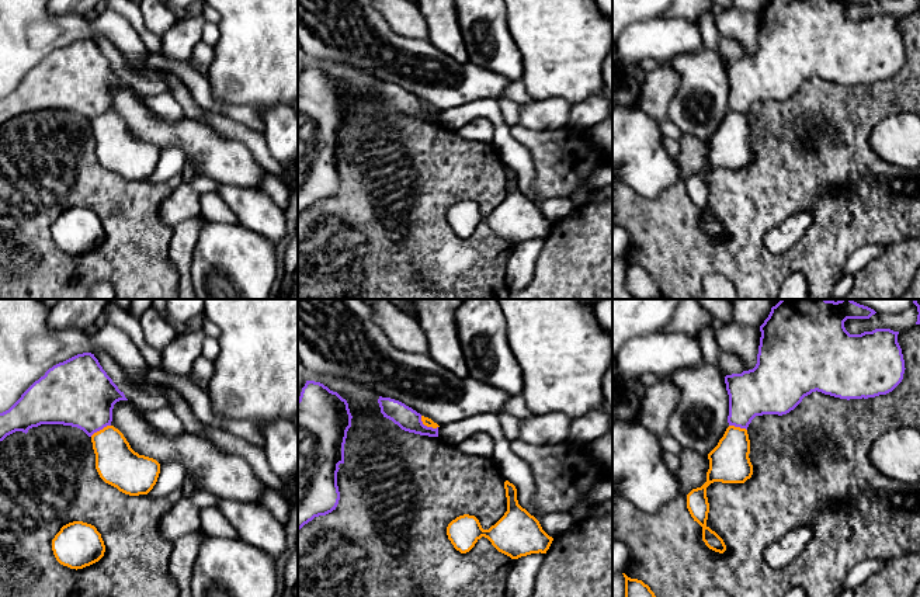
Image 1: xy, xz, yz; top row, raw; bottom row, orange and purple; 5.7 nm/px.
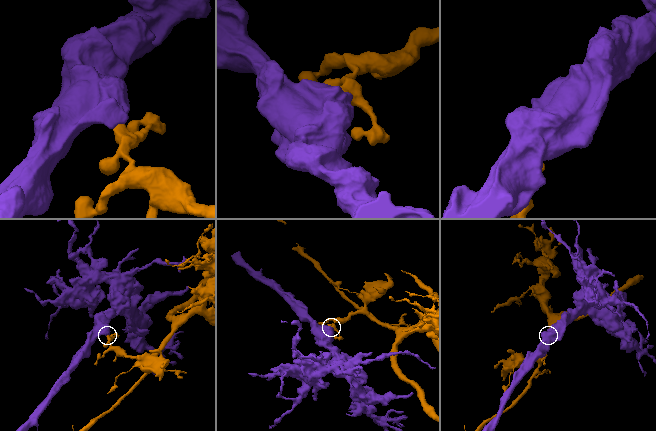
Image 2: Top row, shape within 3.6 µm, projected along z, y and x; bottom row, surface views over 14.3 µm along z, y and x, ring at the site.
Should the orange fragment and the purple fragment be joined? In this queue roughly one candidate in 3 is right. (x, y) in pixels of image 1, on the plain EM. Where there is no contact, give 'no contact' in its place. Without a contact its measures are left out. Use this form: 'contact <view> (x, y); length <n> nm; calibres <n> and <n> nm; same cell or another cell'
contact xz (427, 111); length 120 nm; calibres 50 and 130 nm; another cell

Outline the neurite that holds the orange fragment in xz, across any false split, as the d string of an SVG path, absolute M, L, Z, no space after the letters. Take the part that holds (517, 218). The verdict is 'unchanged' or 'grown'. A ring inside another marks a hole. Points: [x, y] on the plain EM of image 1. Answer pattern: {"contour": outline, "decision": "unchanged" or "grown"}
{"contour": "M508 166L504 167L507 197L489 215L483 215L475 201L464 199L452 205L447 212L447 221L451 229L461 239L469 237L475 229L482 223L487 223L492 230L501 239L511 244L518 244L531 239L546 239L553 223L549 222L541 212L539 206L518 190L517 174Z", "decision": "unchanged"}

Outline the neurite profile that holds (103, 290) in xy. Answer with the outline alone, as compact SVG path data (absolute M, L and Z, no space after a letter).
M107 281L96 282L90 288L91 299L115 299L114 287Z

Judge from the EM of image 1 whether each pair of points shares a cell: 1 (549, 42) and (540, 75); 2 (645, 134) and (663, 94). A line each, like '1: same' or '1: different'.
1: same
2: different

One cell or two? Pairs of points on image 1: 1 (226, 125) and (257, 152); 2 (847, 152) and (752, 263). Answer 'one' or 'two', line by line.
1: one
2: one

